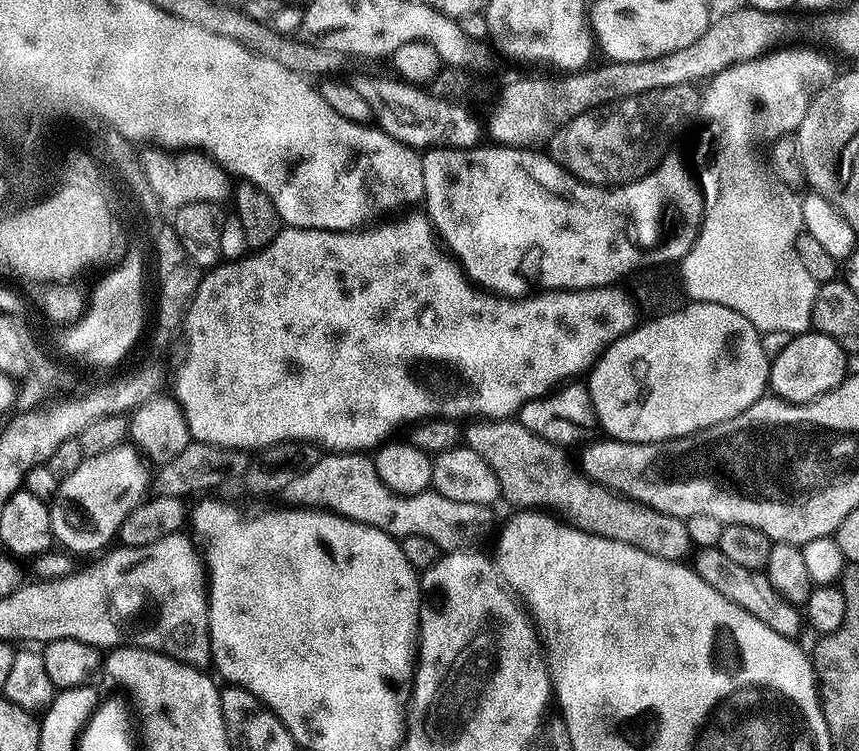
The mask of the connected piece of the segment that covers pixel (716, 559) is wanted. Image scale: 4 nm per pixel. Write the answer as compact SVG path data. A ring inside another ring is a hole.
M702 548L695 554L697 556L694 567L702 582L706 582L706 586L714 586L714 590L718 590L722 598L730 598L734 606L742 606L742 610L754 614L758 622L766 622L766 626L770 626L774 634L782 634L788 640L796 640L799 637L800 624L802 628L801 609L782 598L774 590L774 586L770 586L767 571L746 570L746 566L738 566L730 558L726 558L720 548Z

